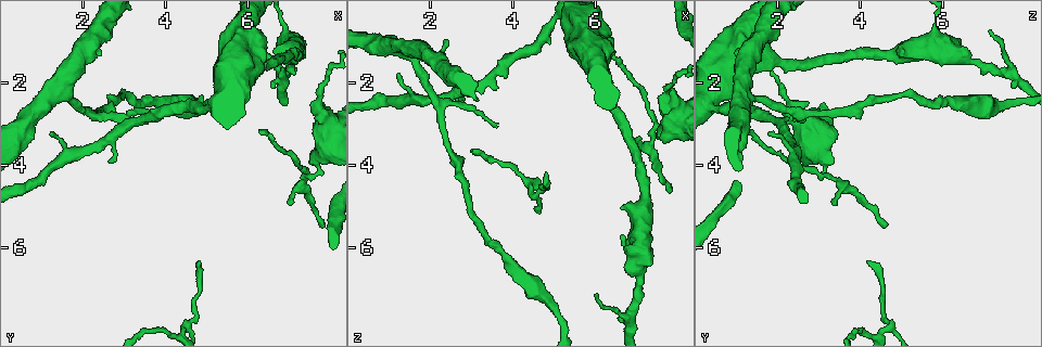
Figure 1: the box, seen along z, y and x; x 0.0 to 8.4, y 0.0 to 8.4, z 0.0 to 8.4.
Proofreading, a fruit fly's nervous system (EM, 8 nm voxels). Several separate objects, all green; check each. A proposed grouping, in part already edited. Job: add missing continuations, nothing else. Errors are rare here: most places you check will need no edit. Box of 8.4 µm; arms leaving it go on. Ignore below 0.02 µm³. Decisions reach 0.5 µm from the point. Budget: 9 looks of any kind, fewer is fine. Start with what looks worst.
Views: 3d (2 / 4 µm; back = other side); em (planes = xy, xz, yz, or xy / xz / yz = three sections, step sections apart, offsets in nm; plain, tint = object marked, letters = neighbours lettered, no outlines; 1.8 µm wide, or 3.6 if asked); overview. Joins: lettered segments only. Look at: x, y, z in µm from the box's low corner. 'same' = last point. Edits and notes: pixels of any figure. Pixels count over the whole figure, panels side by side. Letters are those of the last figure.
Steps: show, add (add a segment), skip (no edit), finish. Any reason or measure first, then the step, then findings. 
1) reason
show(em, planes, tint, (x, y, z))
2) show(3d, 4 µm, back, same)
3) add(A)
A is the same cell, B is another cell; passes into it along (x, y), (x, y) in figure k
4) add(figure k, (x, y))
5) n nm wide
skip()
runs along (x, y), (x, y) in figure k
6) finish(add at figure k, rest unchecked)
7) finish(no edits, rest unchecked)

a narrow waist
show(em, planes, letters, (7.35, 4.30, 3.40))

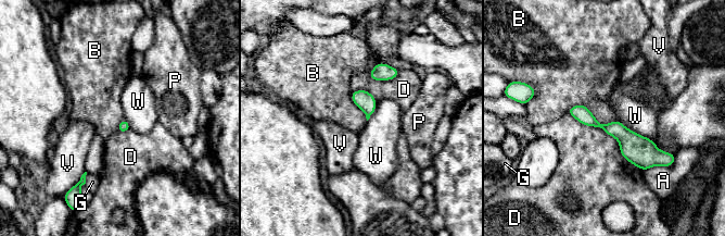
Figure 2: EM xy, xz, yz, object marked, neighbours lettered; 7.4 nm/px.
D touches over 700 nm
skip()
A, B, D, G, P, V and W are other cells; runs along (571, 111), (658, 156) in figure 2; no lettered segment goes on from it

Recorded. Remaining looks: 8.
branch stops here
show(3d, 2 µm, (4.80, 6.30, 4.25))

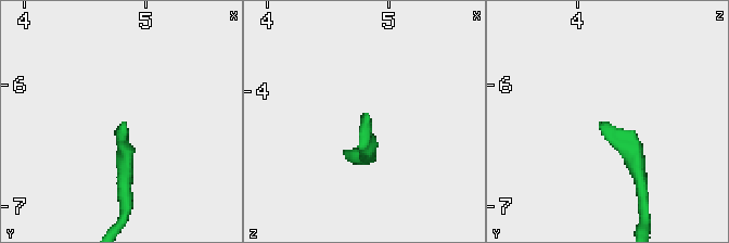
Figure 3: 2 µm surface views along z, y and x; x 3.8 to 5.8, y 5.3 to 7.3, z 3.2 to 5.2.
show(em, xz, step 4, letters, (4.82, 6.32, 4.18))

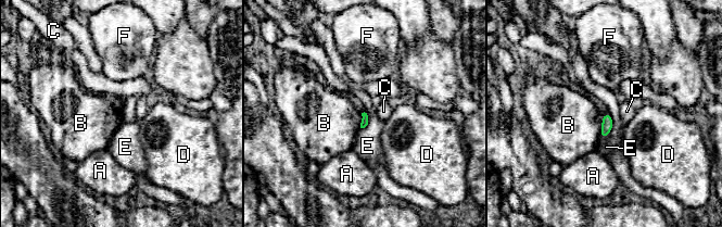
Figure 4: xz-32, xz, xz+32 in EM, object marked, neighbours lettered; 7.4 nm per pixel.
another direction
show(em, planes, letters, same)

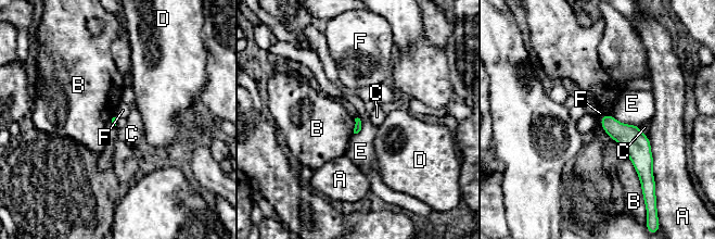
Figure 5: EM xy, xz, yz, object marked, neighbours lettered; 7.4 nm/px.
skip()
A, B, C, D, E and F are other cells; border along (610, 115), (620, 122), (638, 126) in figure 5; none of them fits

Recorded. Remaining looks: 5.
calibre changes
show(3d, 4 µm, (7.75, 2.70, 2.45))

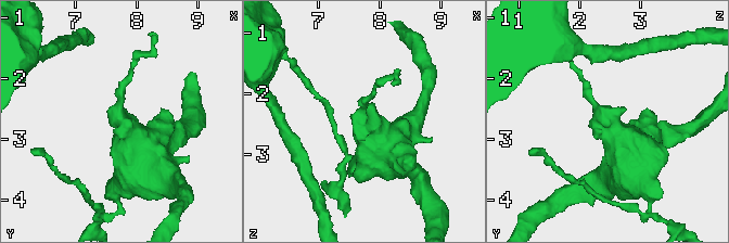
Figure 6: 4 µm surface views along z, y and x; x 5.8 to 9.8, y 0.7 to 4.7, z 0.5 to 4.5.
now the EM
show(em, 3.6 µm, xz, step 8, letters, (7.75, 2.70, 2.45))

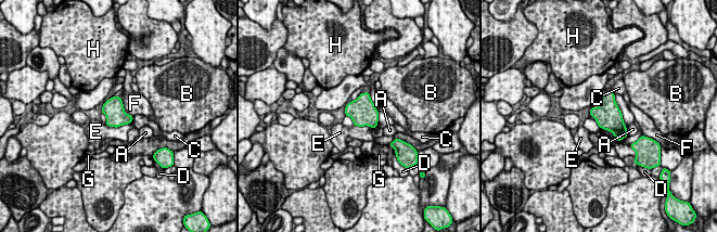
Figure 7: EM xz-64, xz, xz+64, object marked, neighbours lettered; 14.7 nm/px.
320 nm wide
skip()
A, B, C, D, E, F, G and H are other cells; border along (119, 95), (123, 108), (132, 116) in figure 7; none of them fits

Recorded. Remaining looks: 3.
free end
show(em, planes, plain, (2.65, 3.85, 2.35))

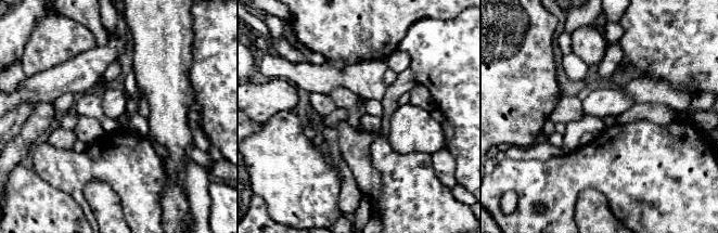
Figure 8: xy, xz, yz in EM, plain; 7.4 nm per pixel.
see the neighbours
show(em, planes, letters, same)

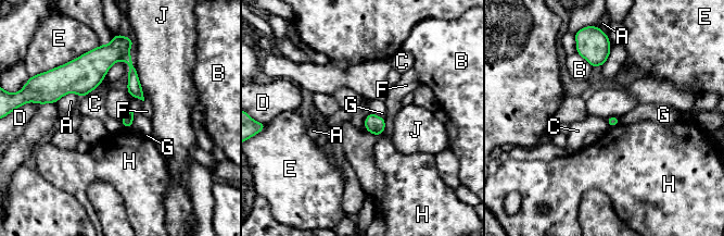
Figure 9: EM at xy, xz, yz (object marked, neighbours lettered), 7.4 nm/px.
skip()
A, B, C, D, E, F, G, H and J are other cells; border along (92, 90), (83, 98) in figure 9; no lettered segment goes on from it

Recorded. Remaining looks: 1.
finish(no edits, rest unchecked)

